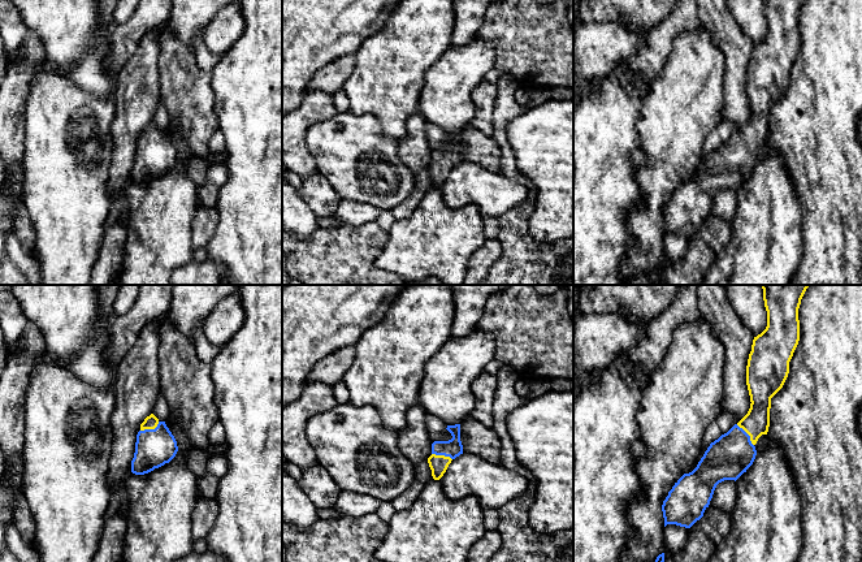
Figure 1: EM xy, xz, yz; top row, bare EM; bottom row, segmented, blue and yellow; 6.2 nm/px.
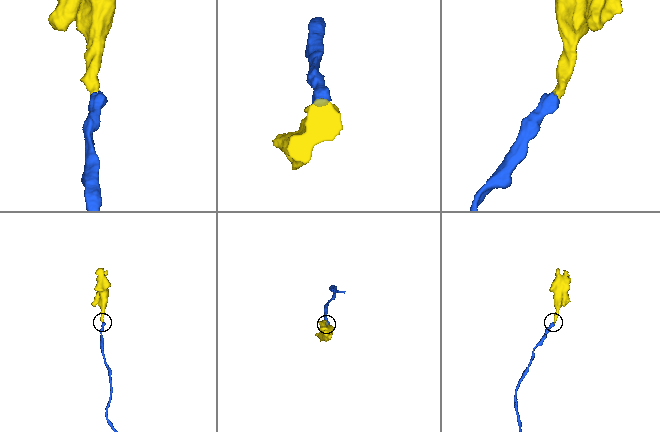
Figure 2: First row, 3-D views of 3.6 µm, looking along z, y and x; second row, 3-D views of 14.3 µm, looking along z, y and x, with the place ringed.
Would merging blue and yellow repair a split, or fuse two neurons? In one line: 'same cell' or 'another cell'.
same cell

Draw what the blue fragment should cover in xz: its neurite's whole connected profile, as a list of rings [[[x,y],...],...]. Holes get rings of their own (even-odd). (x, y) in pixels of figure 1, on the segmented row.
[[[460,424],[447,425],[446,429],[451,433],[452,438],[449,441],[434,441],[432,444],[432,455],[428,458],[434,480],[439,480],[451,461],[463,454]]]

